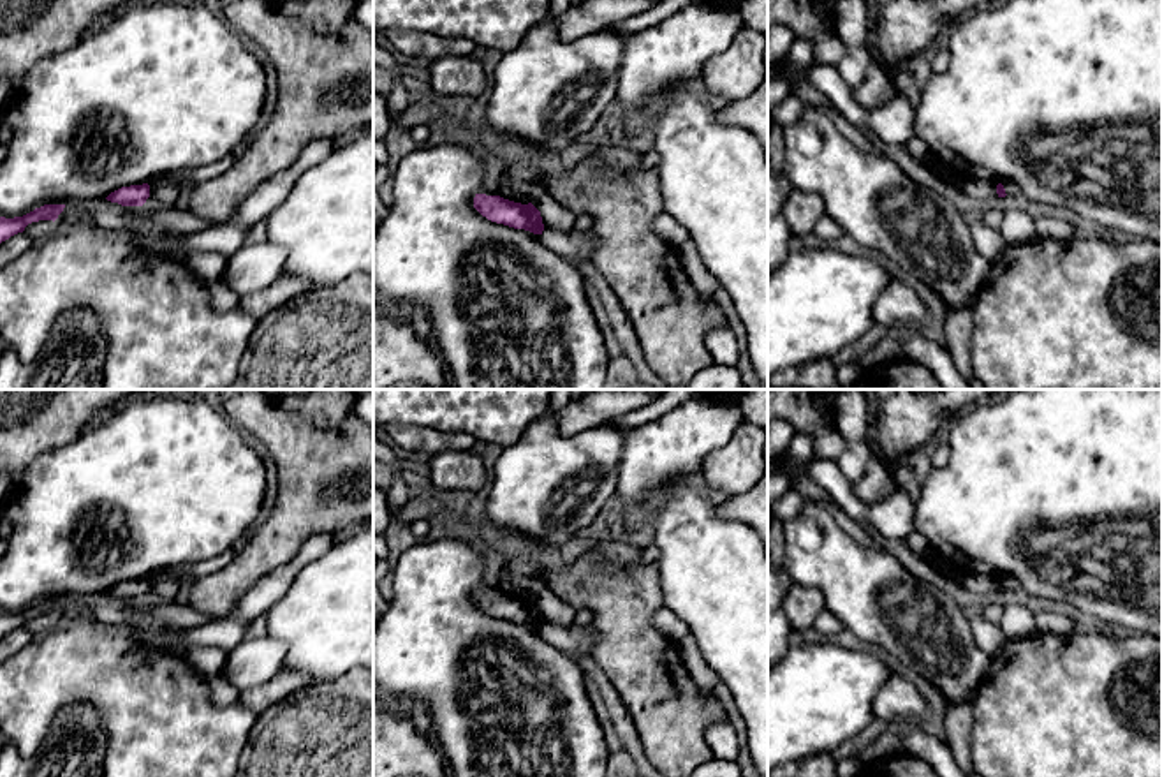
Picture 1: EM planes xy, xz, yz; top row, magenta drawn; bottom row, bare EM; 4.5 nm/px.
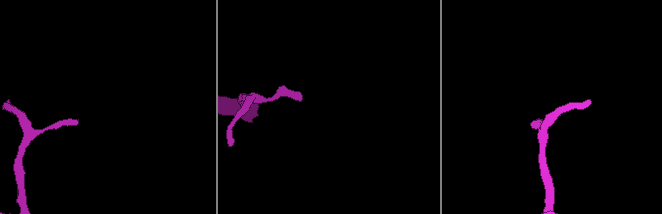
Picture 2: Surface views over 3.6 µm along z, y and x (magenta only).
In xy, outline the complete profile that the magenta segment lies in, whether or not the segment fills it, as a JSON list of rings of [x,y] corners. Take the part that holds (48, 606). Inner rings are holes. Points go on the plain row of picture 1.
[[[44,599],[23,611],[14,611],[14,613],[0,611],[0,638],[18,627],[23,627],[25,622],[32,617],[39,617],[39,615],[55,617],[58,613],[58,610],[63,606],[63,603],[65,603],[65,599]]]

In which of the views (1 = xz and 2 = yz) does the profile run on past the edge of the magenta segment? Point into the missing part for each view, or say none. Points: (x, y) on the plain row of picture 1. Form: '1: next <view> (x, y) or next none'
1: next none
2: next none

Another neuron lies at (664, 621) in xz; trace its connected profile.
[[[666,606],[653,615],[653,625],[669,640],[678,641],[690,633],[688,625]]]

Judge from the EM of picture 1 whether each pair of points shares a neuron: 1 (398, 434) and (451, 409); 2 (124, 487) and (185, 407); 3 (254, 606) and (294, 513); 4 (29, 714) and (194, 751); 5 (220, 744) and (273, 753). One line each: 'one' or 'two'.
1: two
2: one
3: two
4: one
5: two

